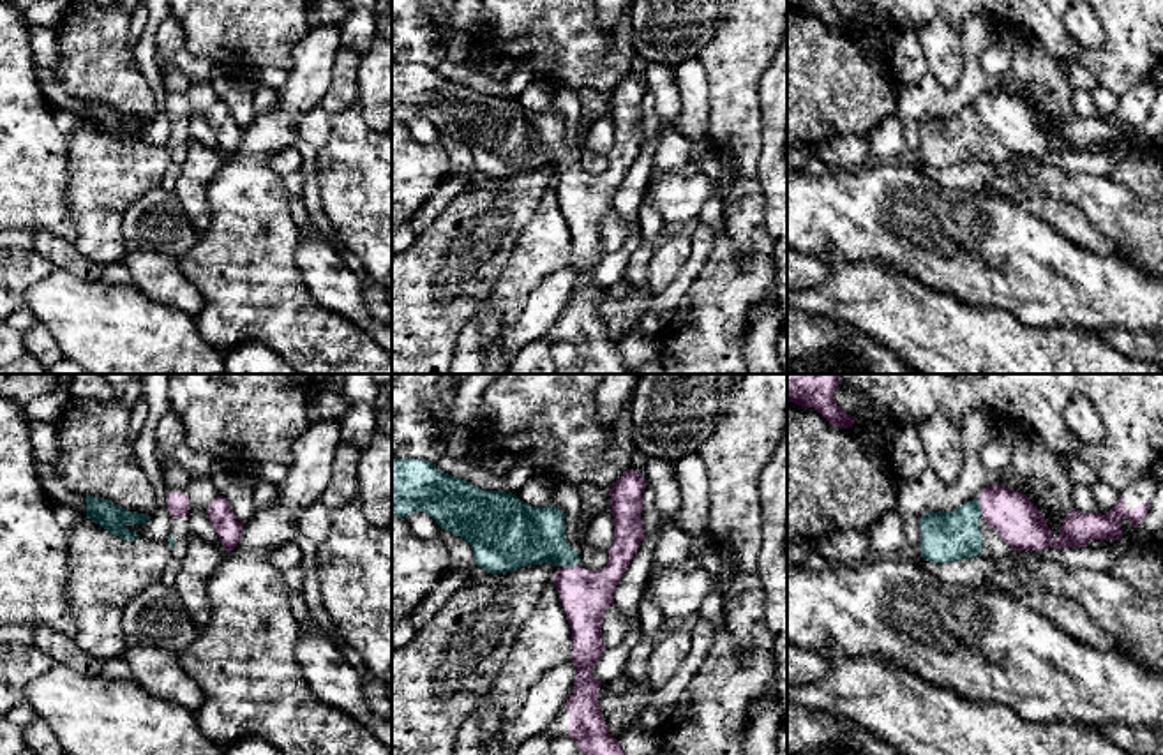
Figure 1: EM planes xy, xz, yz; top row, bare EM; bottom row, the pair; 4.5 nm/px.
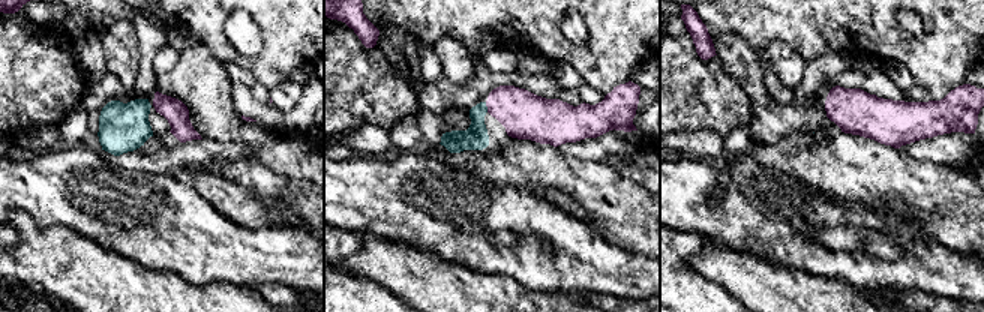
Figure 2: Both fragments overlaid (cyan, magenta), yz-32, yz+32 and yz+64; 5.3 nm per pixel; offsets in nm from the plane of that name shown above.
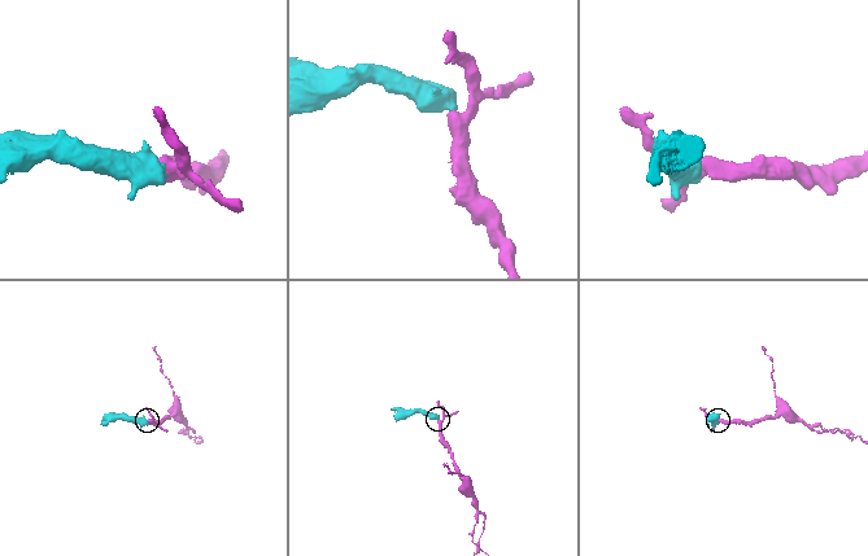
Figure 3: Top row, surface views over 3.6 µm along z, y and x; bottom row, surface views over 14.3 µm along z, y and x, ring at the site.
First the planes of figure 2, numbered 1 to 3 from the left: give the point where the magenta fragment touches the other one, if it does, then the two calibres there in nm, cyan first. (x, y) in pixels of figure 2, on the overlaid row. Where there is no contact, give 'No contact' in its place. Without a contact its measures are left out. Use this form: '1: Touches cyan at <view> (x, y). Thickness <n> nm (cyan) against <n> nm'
1: No contact
2: Touches cyan at yz+32 (486, 107). Thickness 130 nm (cyan) against 260 nm
3: No contact

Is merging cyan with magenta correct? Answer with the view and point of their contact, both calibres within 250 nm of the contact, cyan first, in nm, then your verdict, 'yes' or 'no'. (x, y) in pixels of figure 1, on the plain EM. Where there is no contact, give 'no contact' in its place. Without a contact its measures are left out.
meets cyan in yz at (978, 113); 220 nm thick on the cyan side, 200 nm on the other; yes

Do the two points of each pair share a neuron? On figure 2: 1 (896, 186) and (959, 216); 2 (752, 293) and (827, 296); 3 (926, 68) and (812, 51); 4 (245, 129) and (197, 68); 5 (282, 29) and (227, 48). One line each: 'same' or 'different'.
1: same
2: same
3: same
4: same
5: same

